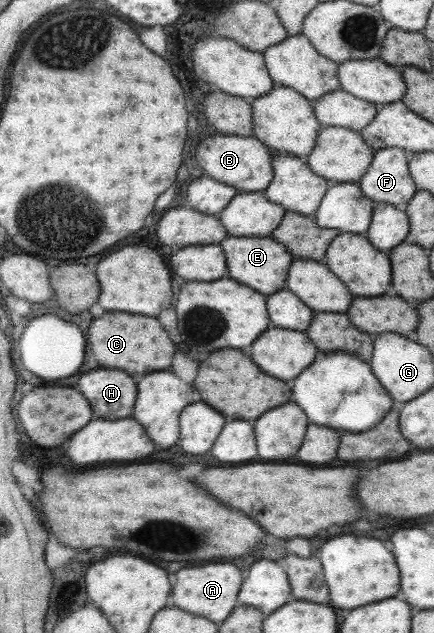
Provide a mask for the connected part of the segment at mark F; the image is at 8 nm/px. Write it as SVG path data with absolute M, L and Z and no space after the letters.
M396 147L374 151L372 162L359 180L362 195L376 203L406 204L417 191L408 170L412 155L412 151Z

